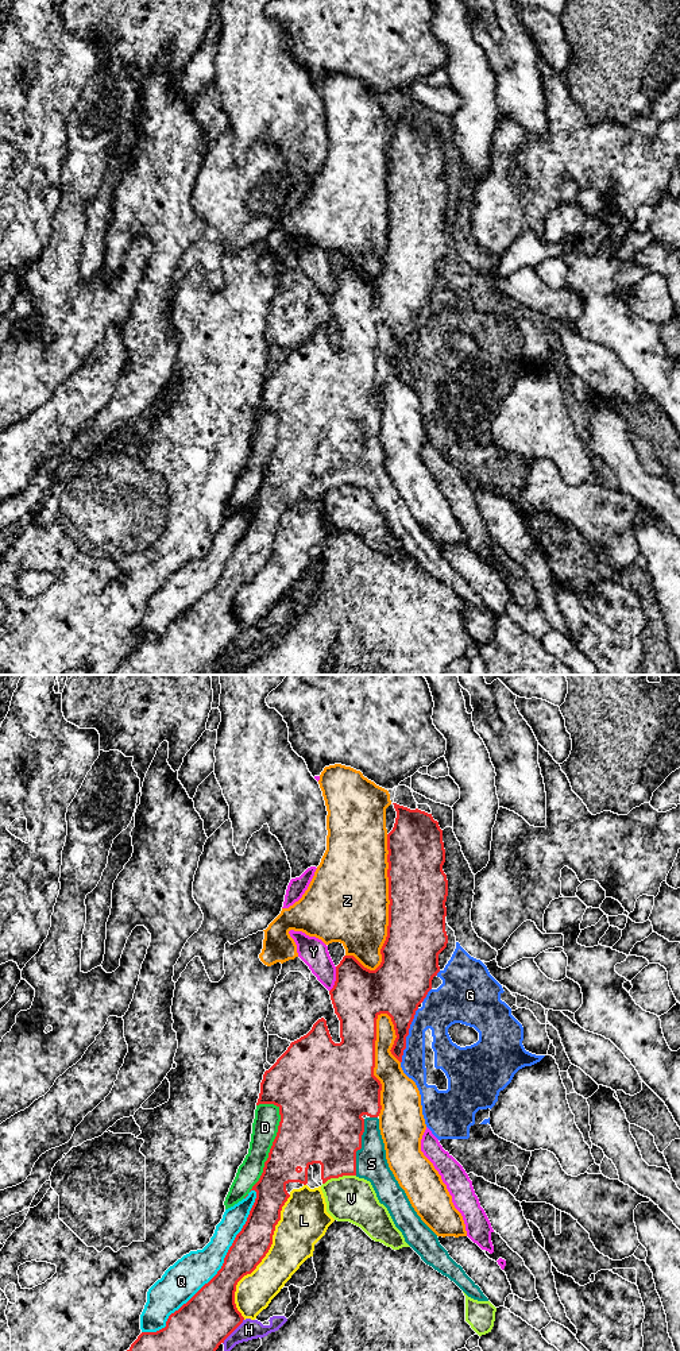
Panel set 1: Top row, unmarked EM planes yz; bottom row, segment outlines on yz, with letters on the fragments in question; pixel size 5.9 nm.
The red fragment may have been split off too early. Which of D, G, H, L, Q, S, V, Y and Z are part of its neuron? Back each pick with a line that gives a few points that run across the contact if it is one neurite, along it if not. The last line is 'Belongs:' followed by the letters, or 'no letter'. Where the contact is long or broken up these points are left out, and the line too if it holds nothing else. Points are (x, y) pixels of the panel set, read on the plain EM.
S: line yz (325, 435), (344, 452), (360, 456), (362, 463), (371, 473)
Belongs: S

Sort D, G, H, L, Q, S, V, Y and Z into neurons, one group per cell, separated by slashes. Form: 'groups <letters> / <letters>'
groups D / G H / L / Q / S / V / Y / Z

